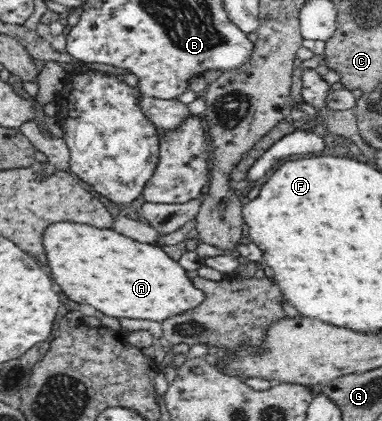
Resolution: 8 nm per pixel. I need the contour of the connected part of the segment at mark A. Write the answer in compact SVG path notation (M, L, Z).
M61 222L49 226L43 238L49 270L61 290L79 304L89 304L116 319L139 318L161 322L187 312L205 300L205 293L193 286L187 272L171 260L160 244L141 244L112 229Z

